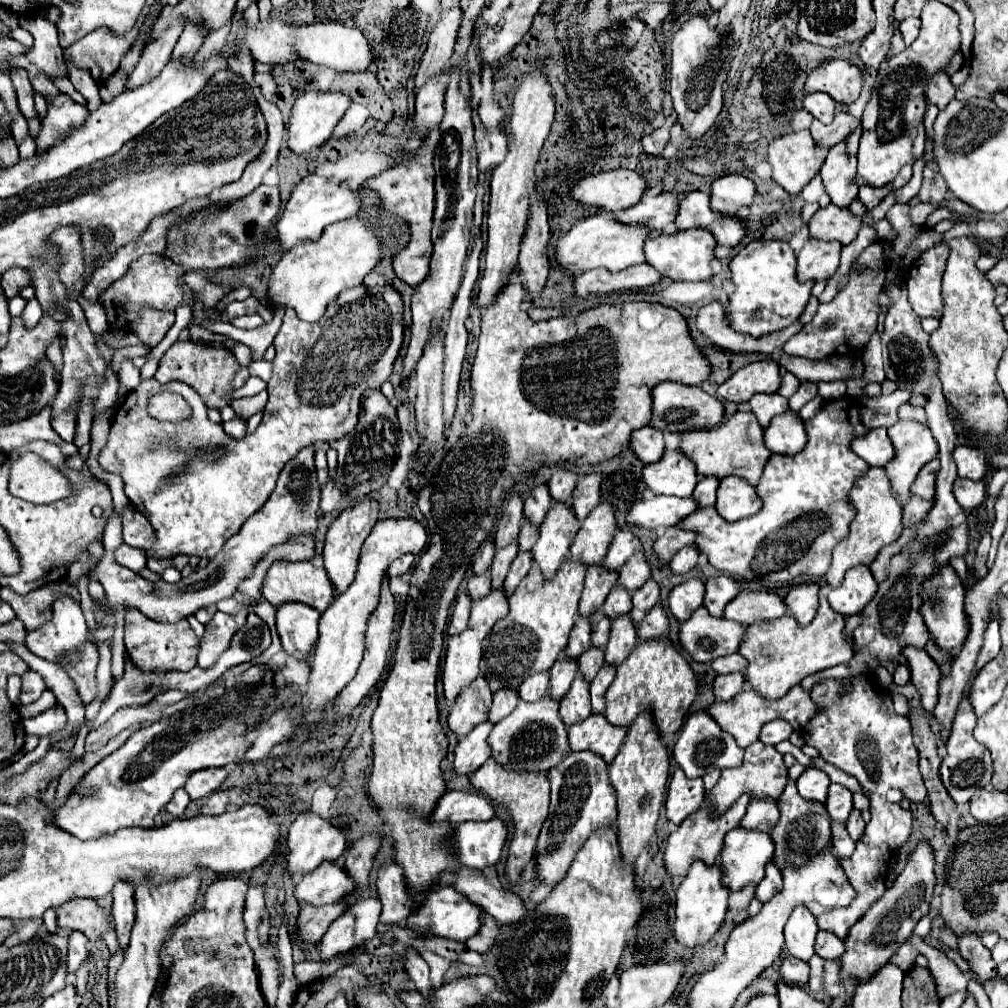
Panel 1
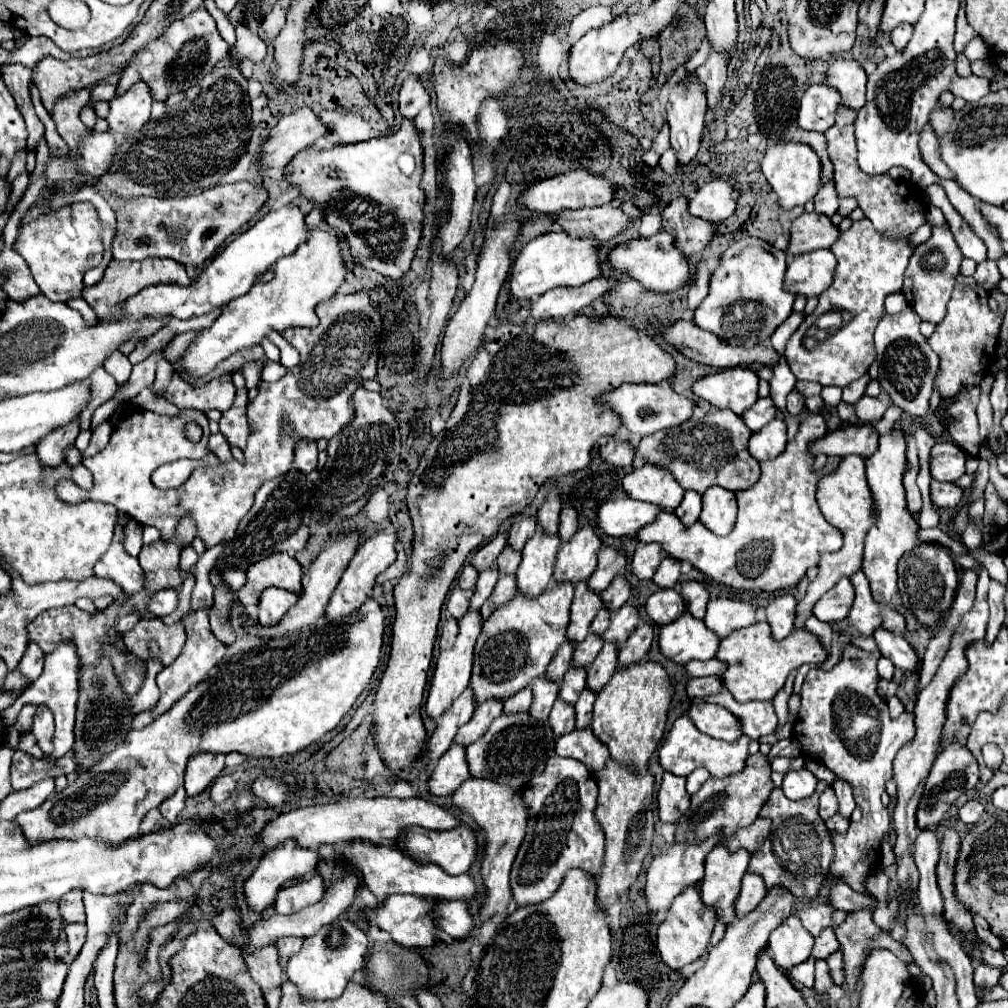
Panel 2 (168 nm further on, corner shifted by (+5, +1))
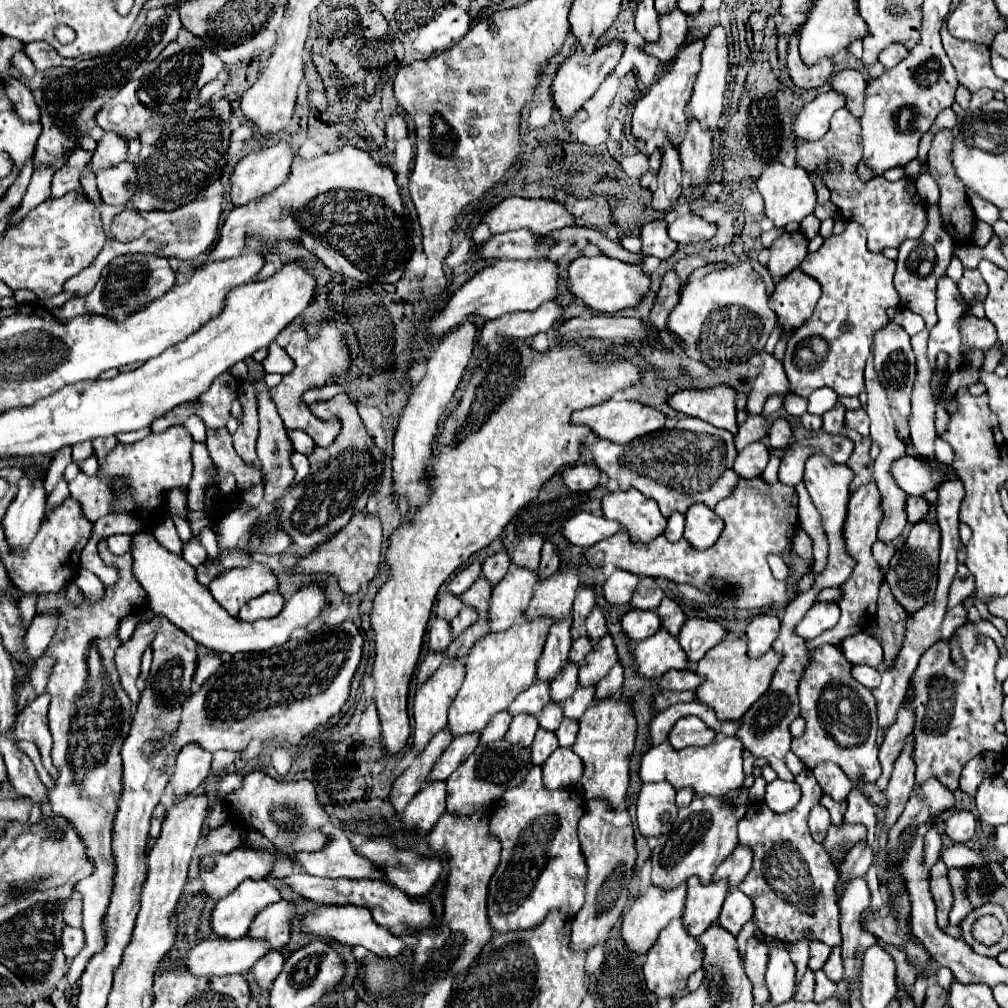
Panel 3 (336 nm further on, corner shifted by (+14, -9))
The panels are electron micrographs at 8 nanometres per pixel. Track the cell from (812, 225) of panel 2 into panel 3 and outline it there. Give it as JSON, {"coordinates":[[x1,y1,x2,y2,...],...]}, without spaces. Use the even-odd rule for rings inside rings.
{"coordinates":[[783,233,779,239,775,239,769,247,771,257,767,263,767,269,773,279,783,279,793,269,799,267,799,263,807,255,807,239,797,233]]}

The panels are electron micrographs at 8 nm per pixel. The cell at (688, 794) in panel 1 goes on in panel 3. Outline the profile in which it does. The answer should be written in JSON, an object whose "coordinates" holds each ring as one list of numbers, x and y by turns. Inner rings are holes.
{"coordinates":[[643,783,637,797,637,827,643,837,659,837,671,831,677,817,675,791,669,783]]}

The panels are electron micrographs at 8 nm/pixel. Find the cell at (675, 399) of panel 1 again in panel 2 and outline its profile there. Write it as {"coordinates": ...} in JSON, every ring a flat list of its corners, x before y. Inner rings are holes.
{"coordinates":[[624,383,618,389,606,393,602,401,608,403,614,411,618,411,624,427,628,427,628,431,634,437,652,435,656,431,682,425,692,417,696,409,696,403,692,399,676,393,670,385,650,385,650,383]]}

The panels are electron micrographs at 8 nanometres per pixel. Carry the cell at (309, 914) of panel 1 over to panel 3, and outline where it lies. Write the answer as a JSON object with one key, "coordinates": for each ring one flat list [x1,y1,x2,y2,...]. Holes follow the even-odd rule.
{"coordinates":[[269,951,267,955,263,955,263,957,251,967,253,981,255,981,261,989,269,989,269,987,273,985,273,981,277,979,277,975,281,973,283,963,285,963,285,957,283,957,281,953]]}

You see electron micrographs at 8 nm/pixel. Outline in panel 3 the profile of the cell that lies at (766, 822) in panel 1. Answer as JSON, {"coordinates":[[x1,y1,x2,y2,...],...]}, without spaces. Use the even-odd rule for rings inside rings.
{"coordinates":[[737,847,729,859,725,859,725,863,721,863,721,867,717,867,717,871,713,873,713,881,721,881,725,879,729,883,729,889,737,887,745,875,751,871,751,861,753,861,753,855,747,847]]}

